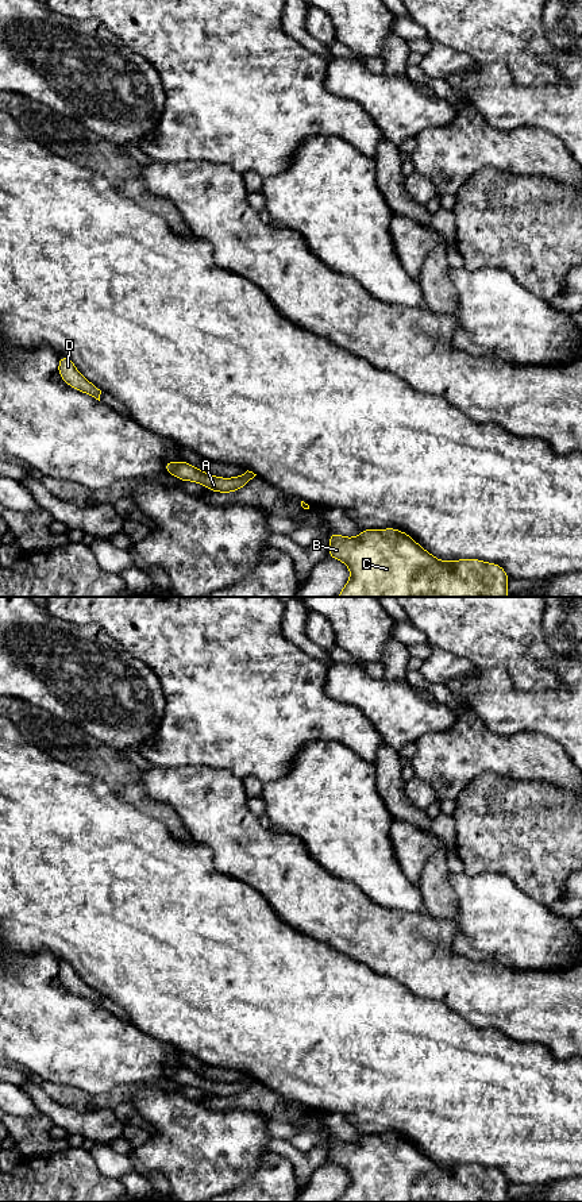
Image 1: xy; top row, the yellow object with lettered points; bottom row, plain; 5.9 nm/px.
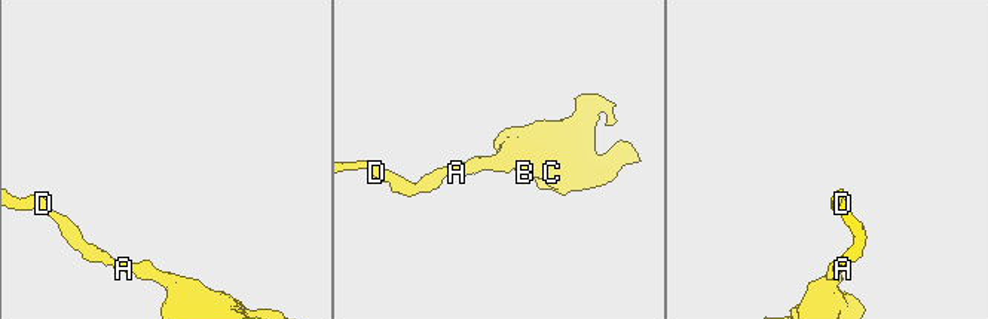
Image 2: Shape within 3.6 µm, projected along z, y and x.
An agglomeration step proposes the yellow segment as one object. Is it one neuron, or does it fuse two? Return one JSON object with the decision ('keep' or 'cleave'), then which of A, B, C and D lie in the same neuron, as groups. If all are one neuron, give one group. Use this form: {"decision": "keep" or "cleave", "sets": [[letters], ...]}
{"decision": "keep", "sets": [["A", "B", "C", "D"]]}

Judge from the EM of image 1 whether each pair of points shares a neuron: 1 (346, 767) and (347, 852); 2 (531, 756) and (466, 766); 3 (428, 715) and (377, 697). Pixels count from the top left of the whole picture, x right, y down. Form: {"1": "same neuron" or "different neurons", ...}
{"1": "same neuron", "2": "same neuron", "3": "same neuron"}

